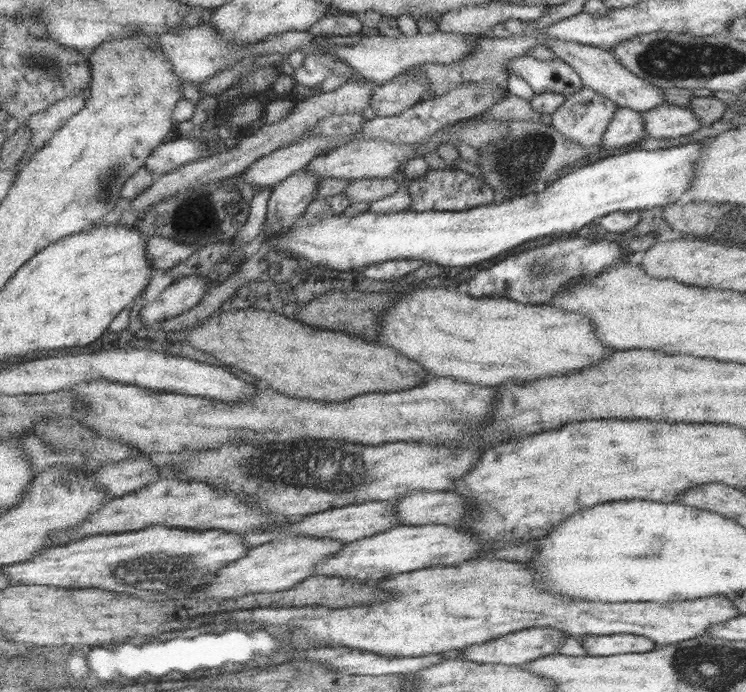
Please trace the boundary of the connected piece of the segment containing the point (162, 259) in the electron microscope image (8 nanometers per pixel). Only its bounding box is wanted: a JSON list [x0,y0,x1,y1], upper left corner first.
[147,237,196,269]

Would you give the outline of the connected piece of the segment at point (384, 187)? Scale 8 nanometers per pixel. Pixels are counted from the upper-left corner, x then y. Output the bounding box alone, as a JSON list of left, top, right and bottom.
[345,177,402,203]

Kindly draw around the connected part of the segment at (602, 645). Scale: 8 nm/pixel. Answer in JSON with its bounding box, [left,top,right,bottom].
[582,635,655,656]

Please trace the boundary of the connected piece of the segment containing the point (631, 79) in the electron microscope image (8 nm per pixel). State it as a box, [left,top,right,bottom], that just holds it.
[539,36,665,112]

